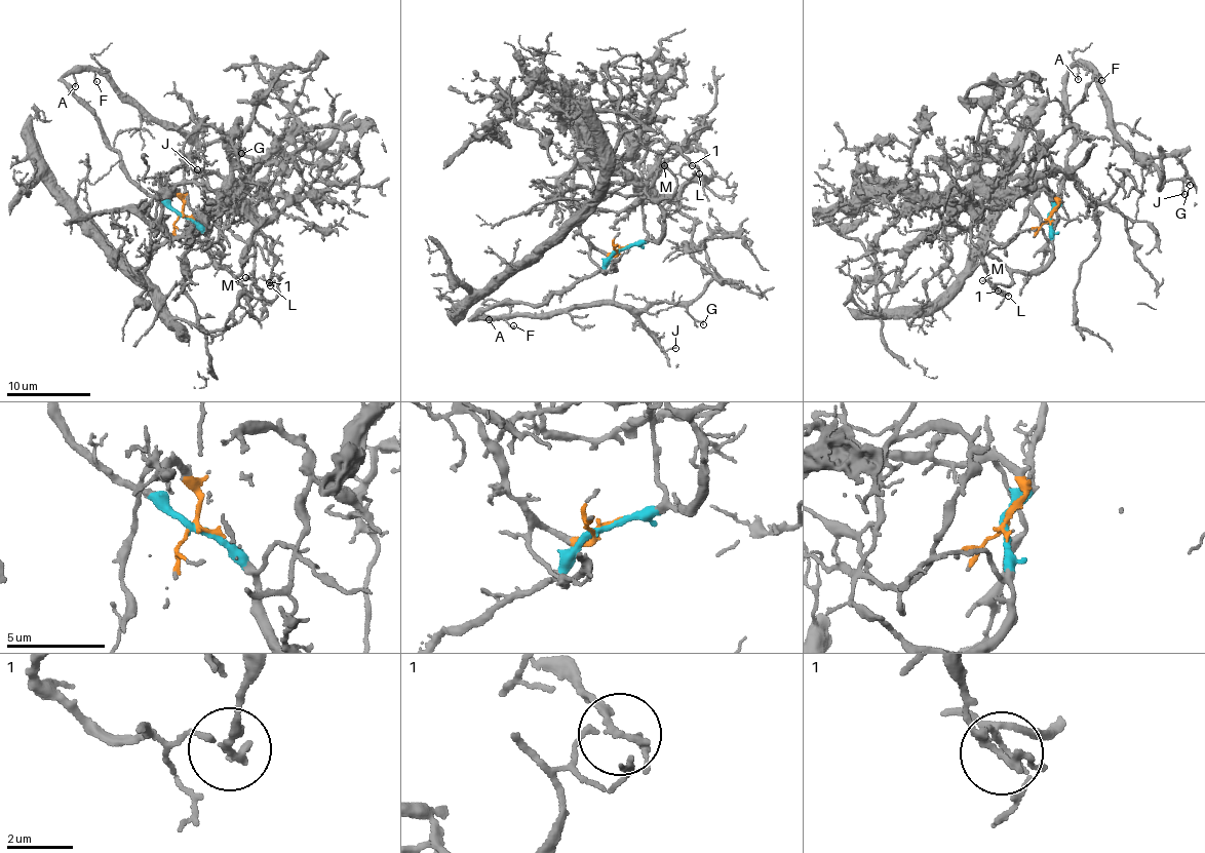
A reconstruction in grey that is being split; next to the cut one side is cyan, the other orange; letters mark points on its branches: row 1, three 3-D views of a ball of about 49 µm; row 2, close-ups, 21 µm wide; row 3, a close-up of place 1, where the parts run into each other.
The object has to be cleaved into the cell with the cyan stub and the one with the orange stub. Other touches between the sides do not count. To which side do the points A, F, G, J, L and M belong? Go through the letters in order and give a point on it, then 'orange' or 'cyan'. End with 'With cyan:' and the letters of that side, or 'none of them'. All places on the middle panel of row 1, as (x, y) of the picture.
A: place (489, 319); cyan
F: place (513, 325); cyan
G: place (703, 324); cyan
J: place (675, 348); cyan
L: place (699, 173); orange
M: place (664, 165); cyan
With cyan: A, F, G, J, M

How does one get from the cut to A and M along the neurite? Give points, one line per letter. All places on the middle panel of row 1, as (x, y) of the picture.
A: (620, 249), (607, 264), (541, 304), (499, 302), (472, 317), (490, 319)
M: (620, 249), (657, 240), (661, 232), (663, 208), (660, 202), (675, 192), (676, 184), (676, 178), (663, 165)

